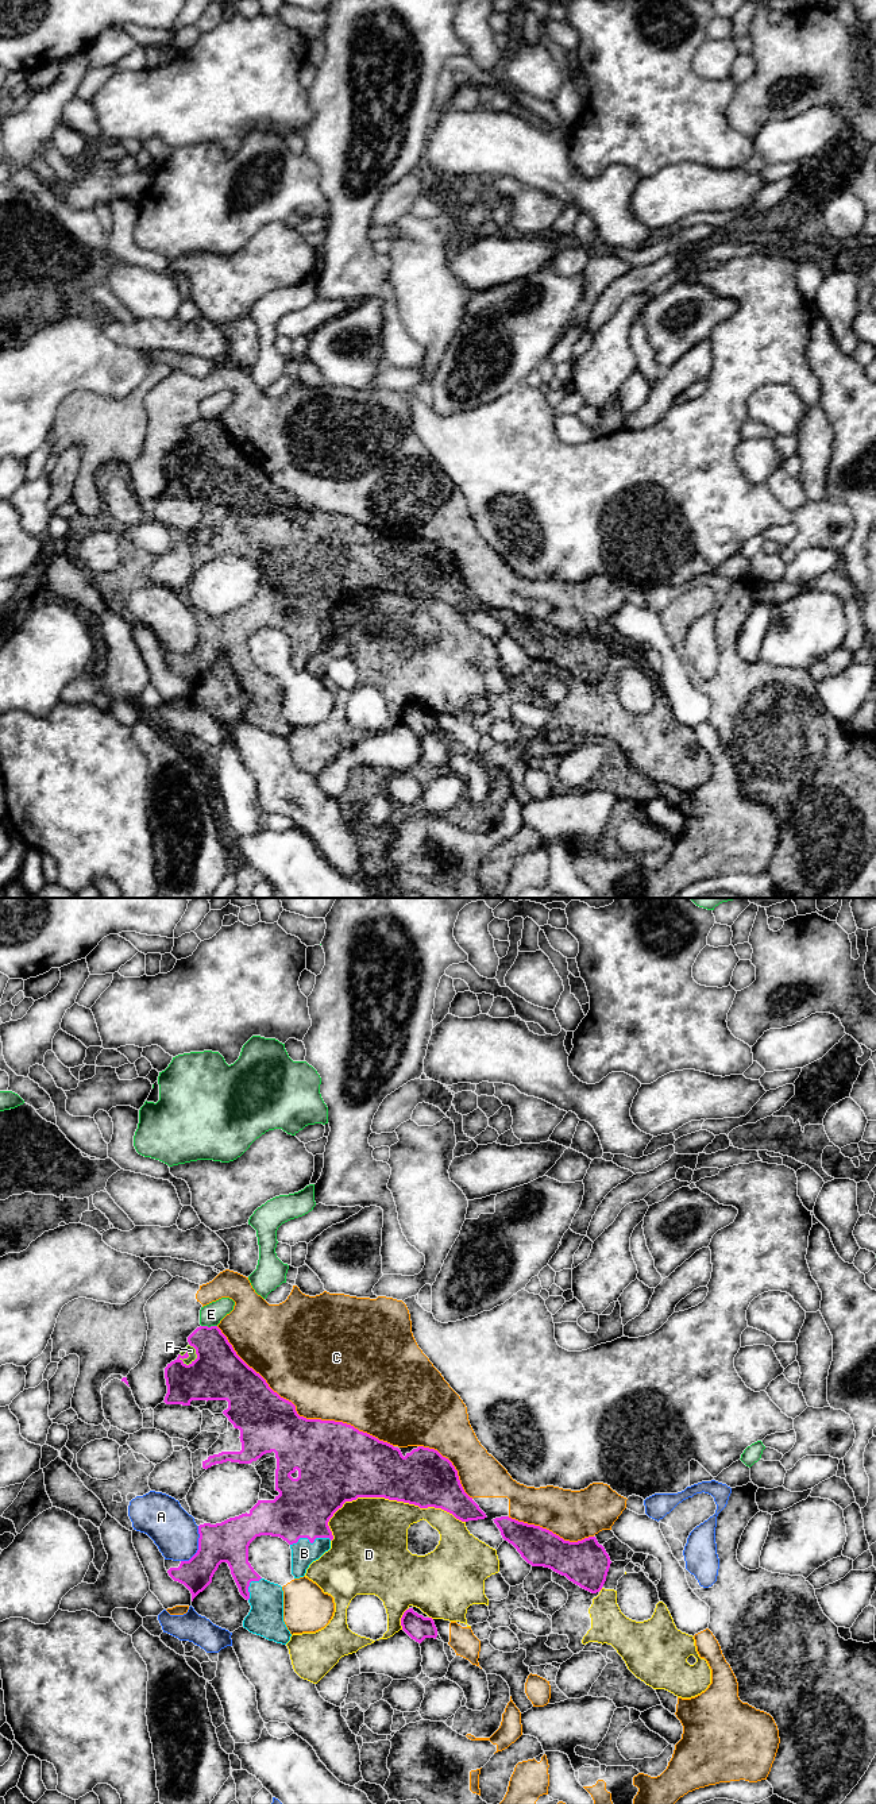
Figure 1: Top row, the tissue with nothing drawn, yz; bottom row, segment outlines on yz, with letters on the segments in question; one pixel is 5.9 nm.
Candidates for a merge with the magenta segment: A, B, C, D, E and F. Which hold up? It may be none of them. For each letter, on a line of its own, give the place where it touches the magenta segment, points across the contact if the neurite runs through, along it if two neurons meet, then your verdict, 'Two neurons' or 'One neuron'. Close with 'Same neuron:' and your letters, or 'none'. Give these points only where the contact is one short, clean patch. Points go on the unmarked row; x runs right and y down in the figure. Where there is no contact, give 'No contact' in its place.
A: Touches magenta at yz (199, 639). Two neurons
B: Touches magenta at yz (311, 635). One neuron
C: Touches magenta at yz (297, 507). Two neurons
D: Touches magenta at yz (393, 592). Two neurons
E: Touches magenta at yz (211, 419). Boundary: yz (201, 417), (216, 419). Two neurons
F: Touches magenta at yz (197, 448). One neuron
Same neuron: B, F

